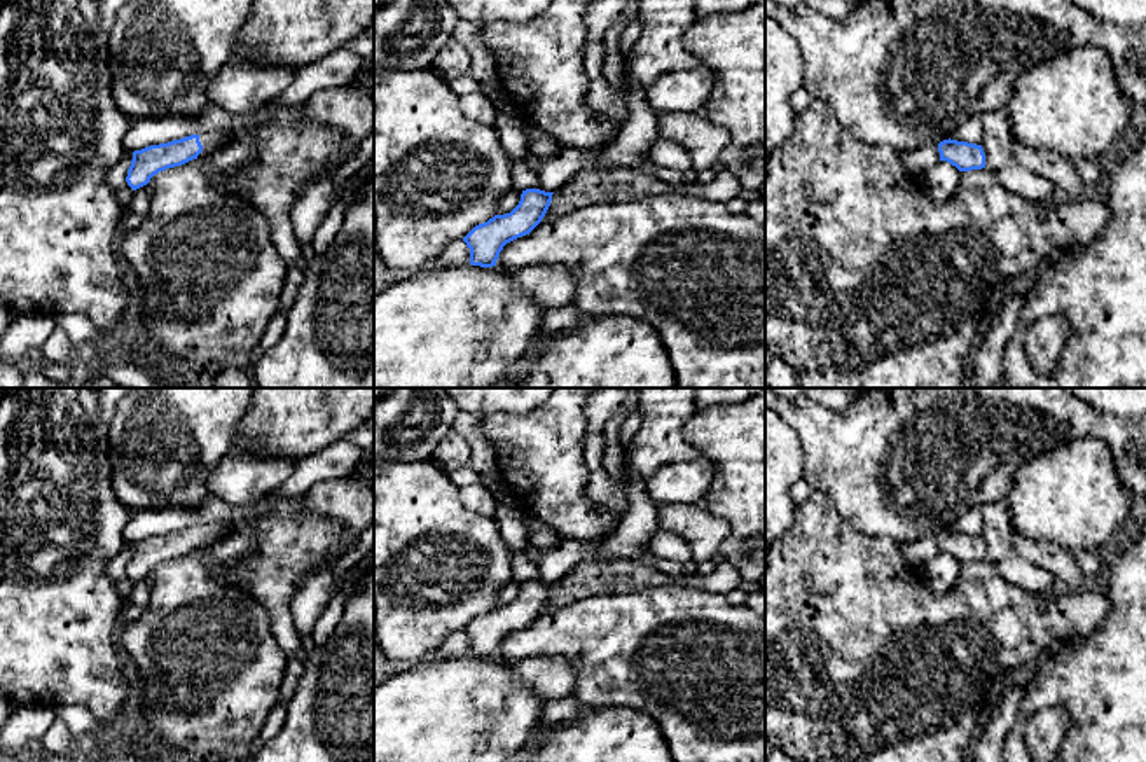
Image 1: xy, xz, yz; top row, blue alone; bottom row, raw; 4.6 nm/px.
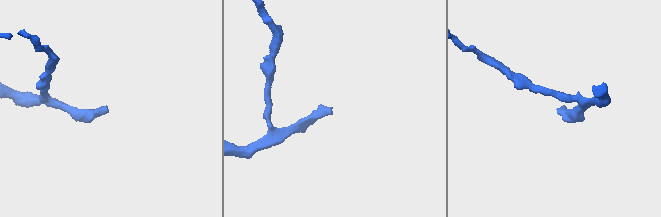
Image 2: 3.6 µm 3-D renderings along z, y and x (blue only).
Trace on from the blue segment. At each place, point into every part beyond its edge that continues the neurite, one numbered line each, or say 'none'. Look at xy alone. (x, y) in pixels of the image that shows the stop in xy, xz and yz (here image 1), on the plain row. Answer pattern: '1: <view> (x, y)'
1: xy (212, 533)

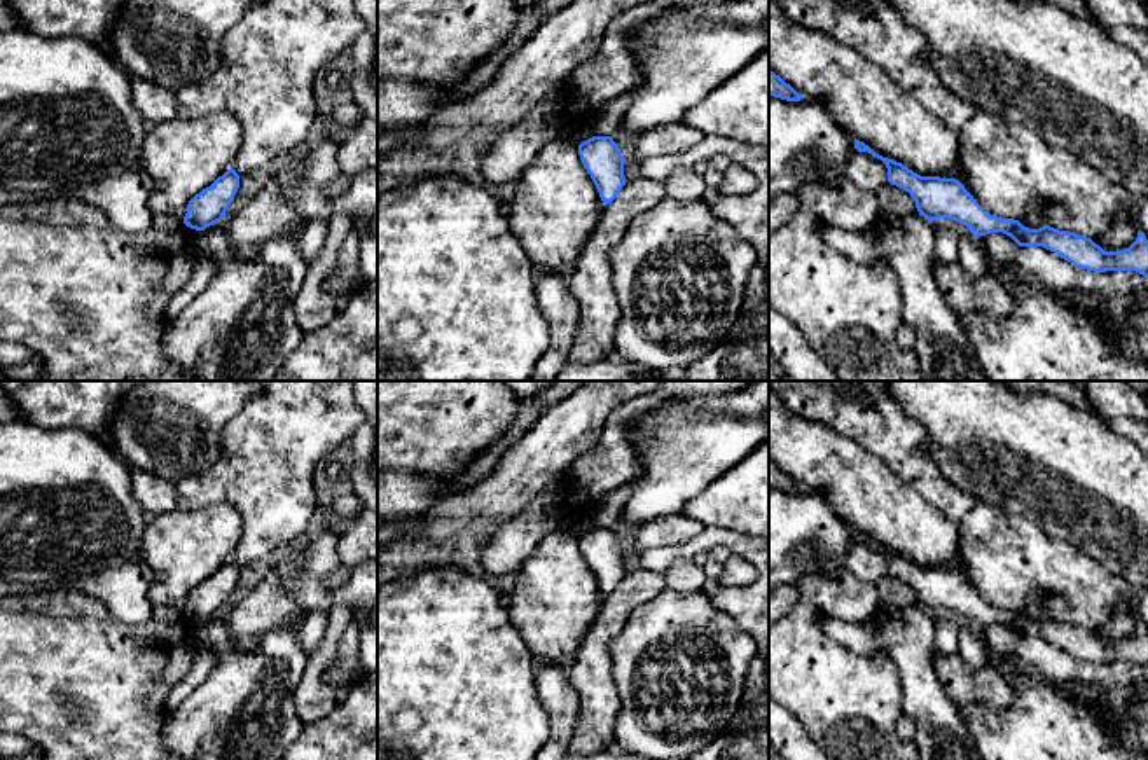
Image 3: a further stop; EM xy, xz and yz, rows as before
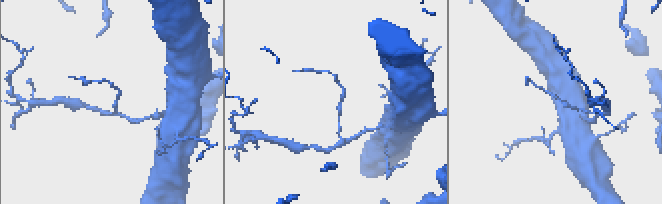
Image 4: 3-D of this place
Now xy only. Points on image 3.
none

